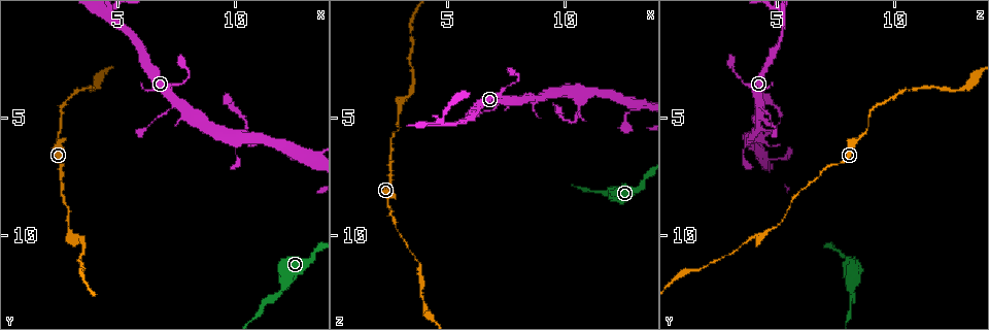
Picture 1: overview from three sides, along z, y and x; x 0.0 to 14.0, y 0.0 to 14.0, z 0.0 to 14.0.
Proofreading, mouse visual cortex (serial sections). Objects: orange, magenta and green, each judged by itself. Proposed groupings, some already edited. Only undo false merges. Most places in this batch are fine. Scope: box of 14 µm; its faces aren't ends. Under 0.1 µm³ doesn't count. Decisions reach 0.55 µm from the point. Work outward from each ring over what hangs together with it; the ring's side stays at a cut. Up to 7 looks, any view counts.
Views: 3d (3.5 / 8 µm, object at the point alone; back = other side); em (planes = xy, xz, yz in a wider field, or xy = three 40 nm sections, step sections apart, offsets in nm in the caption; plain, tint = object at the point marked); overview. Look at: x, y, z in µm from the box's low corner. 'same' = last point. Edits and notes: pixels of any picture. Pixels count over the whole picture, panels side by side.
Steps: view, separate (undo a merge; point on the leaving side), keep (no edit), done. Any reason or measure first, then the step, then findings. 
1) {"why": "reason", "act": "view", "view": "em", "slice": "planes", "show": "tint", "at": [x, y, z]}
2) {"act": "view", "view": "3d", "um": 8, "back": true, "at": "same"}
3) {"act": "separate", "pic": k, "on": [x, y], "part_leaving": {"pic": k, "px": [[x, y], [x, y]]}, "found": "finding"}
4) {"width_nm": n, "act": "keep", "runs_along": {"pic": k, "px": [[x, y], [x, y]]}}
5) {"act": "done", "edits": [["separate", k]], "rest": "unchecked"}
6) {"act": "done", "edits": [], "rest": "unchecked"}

{"why": "calibre changes", "act": "view", "view": "3d", "um": 8, "at": [12.0, 12.2, 8.2]}

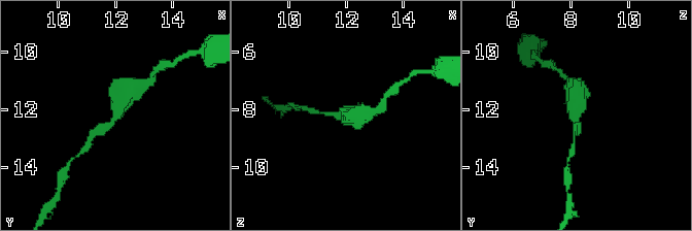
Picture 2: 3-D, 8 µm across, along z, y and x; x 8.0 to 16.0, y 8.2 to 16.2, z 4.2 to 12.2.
{"why": "closer look", "act": "view", "view": "3d", "um": 3.5, "at": [12.1, 12.2, 8.2]}

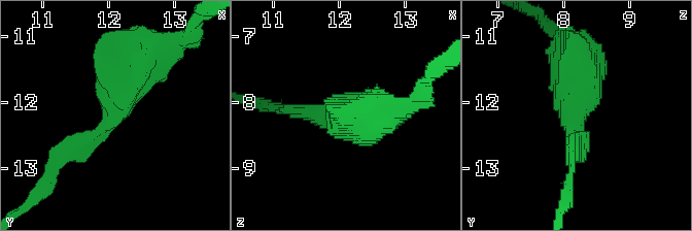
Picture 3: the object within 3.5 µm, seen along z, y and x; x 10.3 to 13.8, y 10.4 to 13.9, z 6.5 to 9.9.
{"why": "need the tissue", "act": "view", "view": "em", "slice": "xy", "step": 3, "show": "tint", "at": [12.10, 12.10, 8.20]}

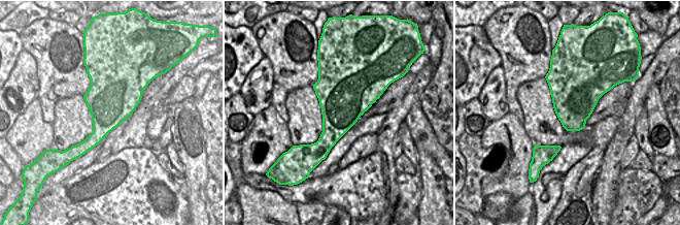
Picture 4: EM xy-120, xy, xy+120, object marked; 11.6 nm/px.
{"act": "keep", "runs_along": {"pic": 3, "px": [[144, 50], [110, 120], [63, 154]]}, "found": "all the same cell"}

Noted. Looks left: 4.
{"why": "sudden change in width", "act": "view", "view": "3d", "um": 3.5, "at": [10.5, 5.9, 4.0]}

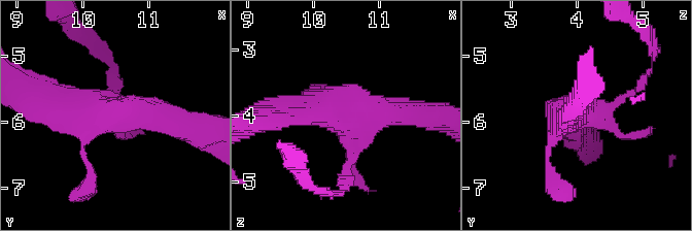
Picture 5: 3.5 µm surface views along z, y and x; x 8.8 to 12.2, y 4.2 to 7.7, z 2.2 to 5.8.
{"why": "shape alone is not enough", "act": "view", "view": "em", "slice": "xy", "step": 5, "show": "tint", "at": [10.55, 5.90, 3.90]}

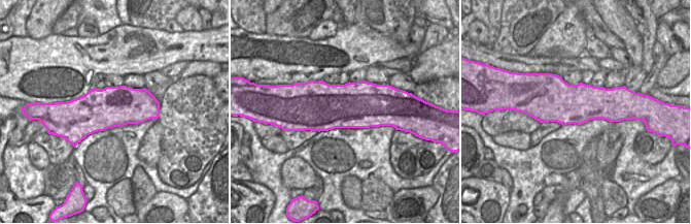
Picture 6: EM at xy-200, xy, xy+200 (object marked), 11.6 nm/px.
{"act": "keep", "runs_along": {"pic": 5, "px": [[44, 107], [156, 113], [183, 127]]}, "found": "continuous, no second cell"}

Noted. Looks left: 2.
{"act": "done", "edits": [], "rest": "unchecked"}

